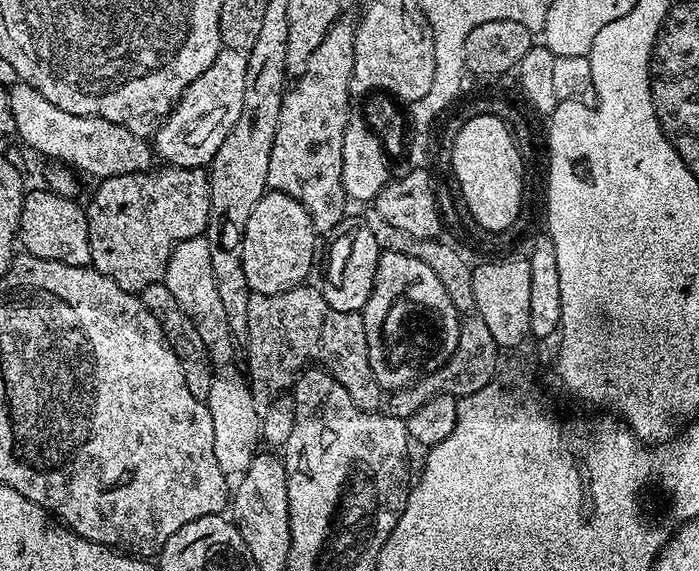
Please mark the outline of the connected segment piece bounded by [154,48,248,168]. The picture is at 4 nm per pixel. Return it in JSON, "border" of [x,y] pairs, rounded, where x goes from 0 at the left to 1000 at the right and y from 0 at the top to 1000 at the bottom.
{"border":[[[320,84],[300,109],[300,116],[266,158],[246,187],[246,196],[220,233],[220,266],[229,273],[236,289],[247,294],[292,294],[302,289],[303,273],[312,270],[312,256],[323,249],[323,235],[335,228],[335,214],[340,214],[340,200],[346,200],[346,165],[352,165],[352,109],[353,96]]]}

